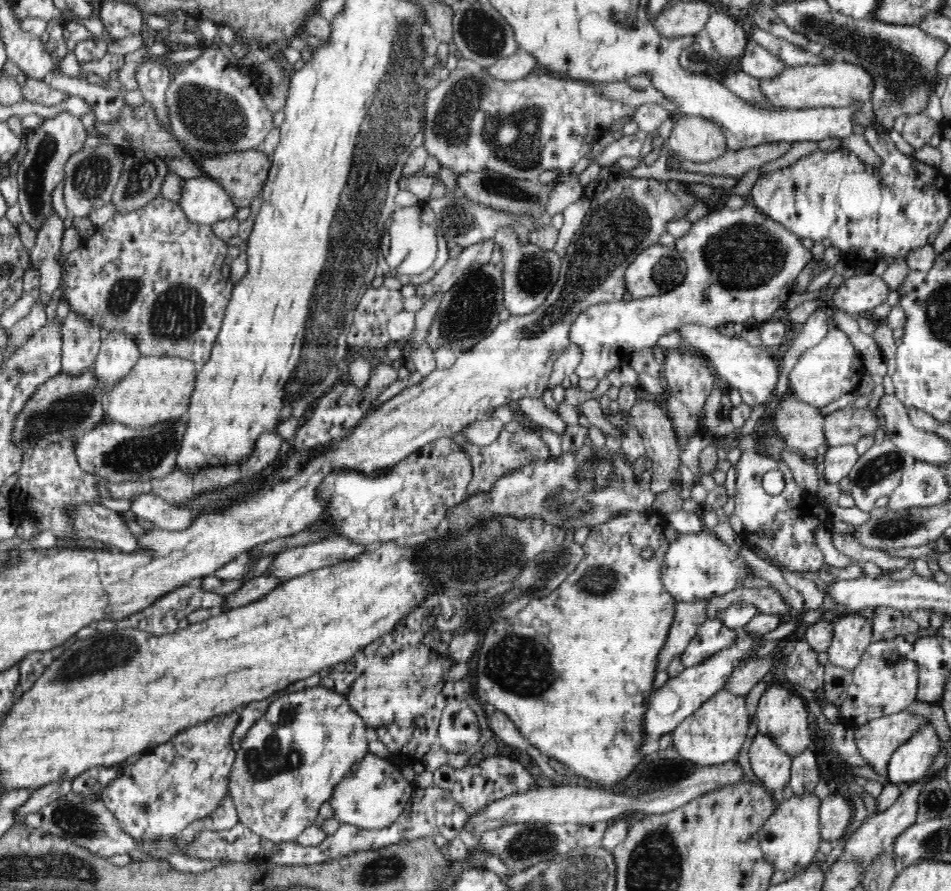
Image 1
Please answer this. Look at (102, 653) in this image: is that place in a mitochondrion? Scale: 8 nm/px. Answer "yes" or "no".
yes

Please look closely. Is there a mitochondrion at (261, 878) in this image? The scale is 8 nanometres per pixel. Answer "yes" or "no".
no

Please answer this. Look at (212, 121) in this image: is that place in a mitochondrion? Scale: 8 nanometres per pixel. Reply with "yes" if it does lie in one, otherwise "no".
yes

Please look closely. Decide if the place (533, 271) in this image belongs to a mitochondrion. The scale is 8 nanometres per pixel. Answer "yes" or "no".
yes

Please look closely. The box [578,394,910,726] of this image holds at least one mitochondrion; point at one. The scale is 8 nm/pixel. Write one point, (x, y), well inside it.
(882, 465)

